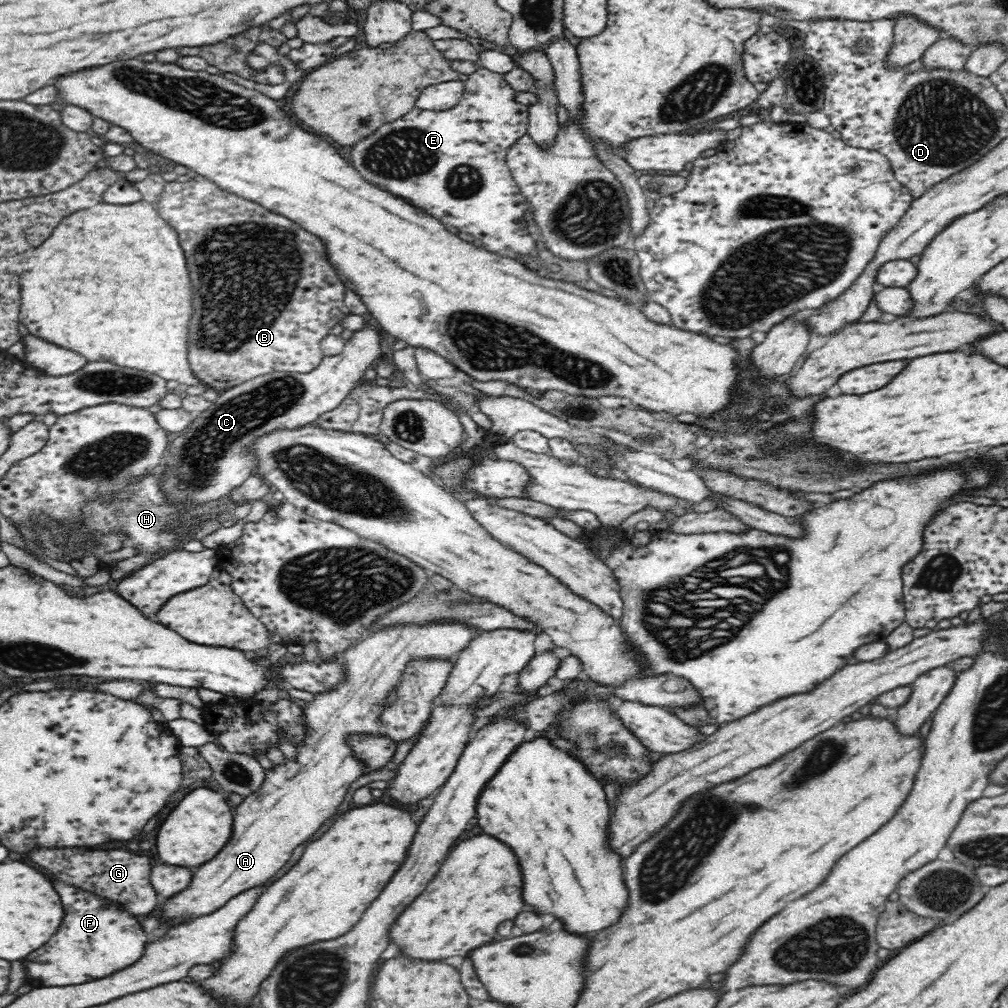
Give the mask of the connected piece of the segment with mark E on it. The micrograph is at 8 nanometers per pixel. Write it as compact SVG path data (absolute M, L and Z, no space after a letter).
M477 68L464 84L465 94L454 108L435 111L415 106L396 122L380 126L370 138L358 142L358 146L352 148L352 166L364 180L378 188L406 198L445 226L455 226L460 232L471 234L482 242L483 249L510 258L535 258L539 250L524 219L524 212L531 204L523 196L506 162L508 149L527 134L529 106L515 99L517 91L503 74L487 68Z

